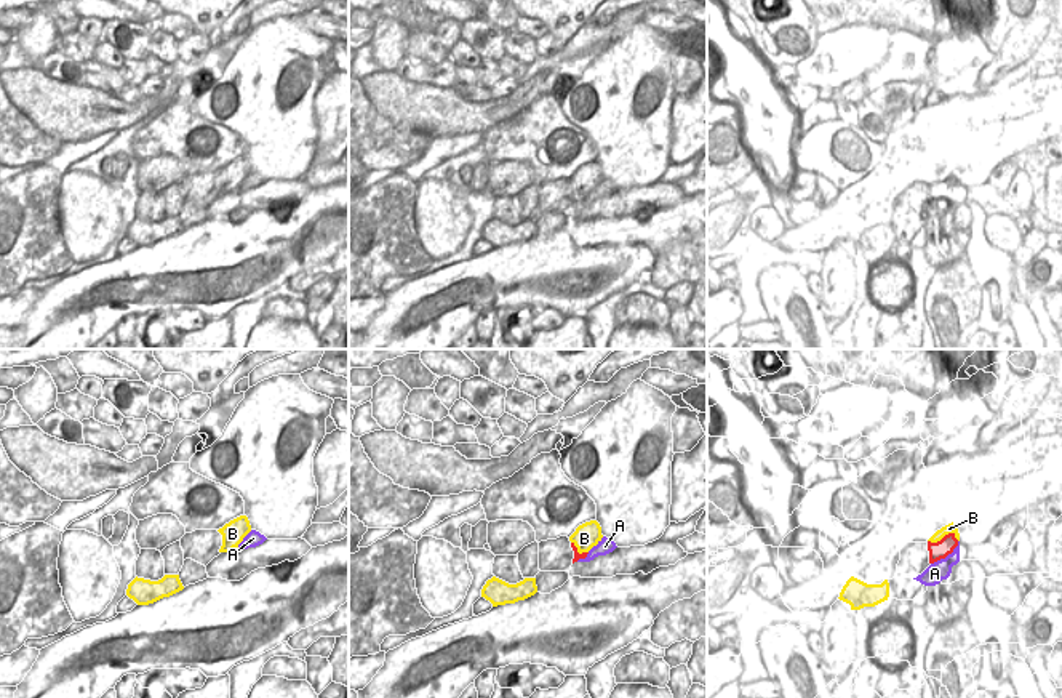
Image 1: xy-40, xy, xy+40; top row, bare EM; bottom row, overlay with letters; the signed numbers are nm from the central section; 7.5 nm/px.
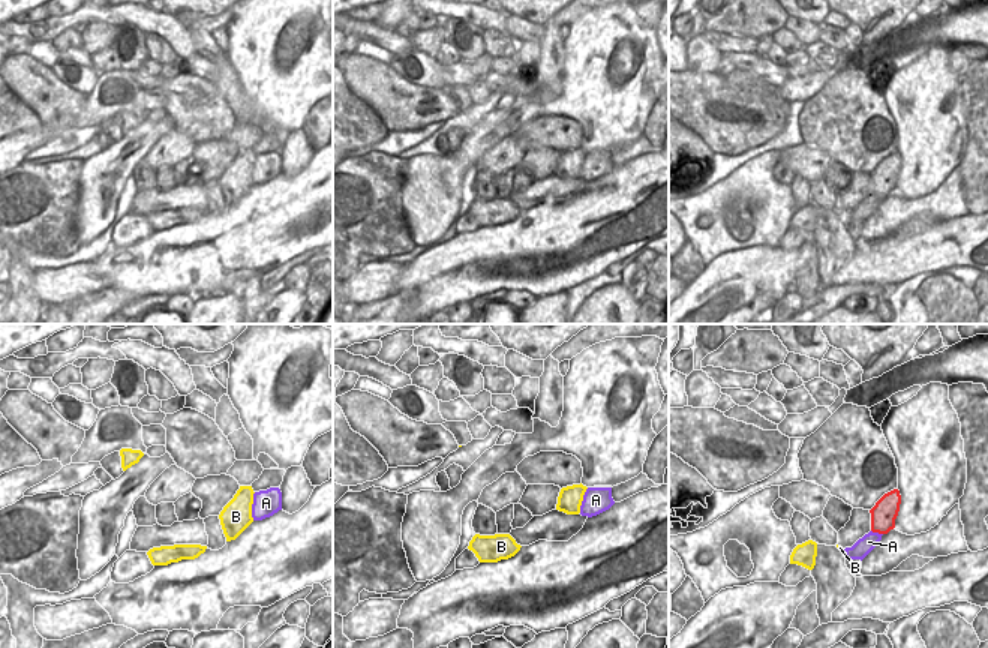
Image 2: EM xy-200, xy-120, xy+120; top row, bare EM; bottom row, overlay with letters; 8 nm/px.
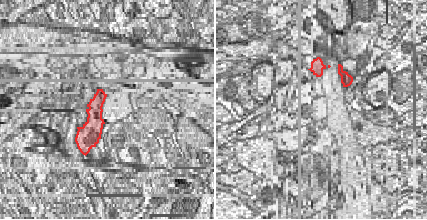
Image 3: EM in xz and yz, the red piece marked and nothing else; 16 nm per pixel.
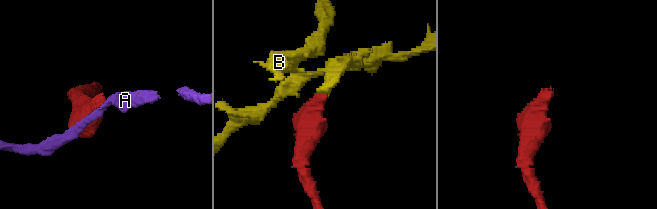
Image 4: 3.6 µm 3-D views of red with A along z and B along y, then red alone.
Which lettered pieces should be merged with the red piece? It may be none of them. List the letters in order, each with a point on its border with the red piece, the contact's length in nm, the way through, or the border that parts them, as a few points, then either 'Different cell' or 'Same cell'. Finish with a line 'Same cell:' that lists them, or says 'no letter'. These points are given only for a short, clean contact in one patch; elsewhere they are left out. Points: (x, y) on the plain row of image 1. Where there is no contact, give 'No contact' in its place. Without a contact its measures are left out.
A: Touches red at xy+40 (946, 197). Shared border 280 nm. Different cell
B: Touches red at xy+40 (944, 178). Shared border 240 nm. Boundary: xy+40 (958, 181), (952, 175), (946, 175), (936, 183), (928, 183). Different cell
Same cell: no letter.

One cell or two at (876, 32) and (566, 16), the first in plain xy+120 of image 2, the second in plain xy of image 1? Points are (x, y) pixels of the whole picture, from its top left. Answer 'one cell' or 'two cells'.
one cell

